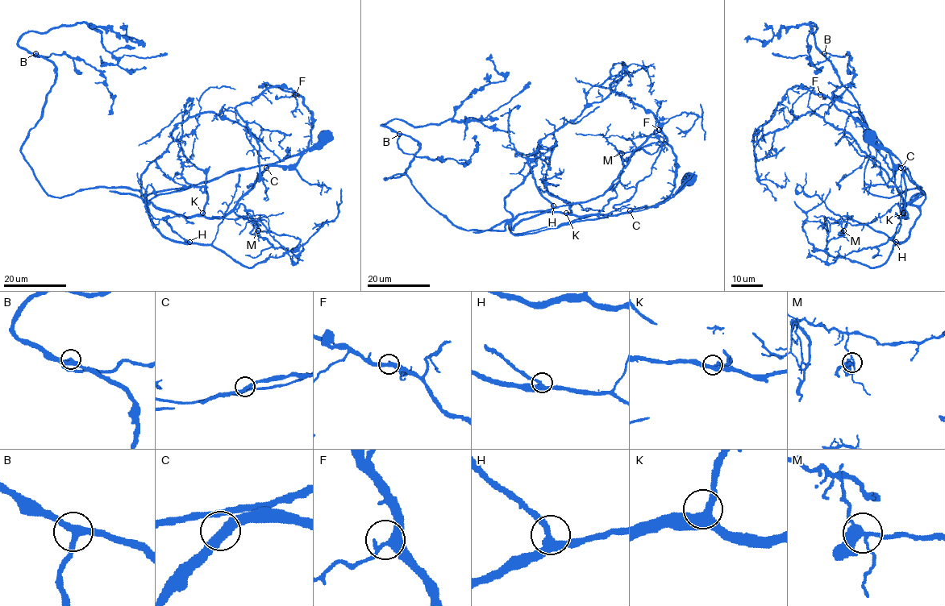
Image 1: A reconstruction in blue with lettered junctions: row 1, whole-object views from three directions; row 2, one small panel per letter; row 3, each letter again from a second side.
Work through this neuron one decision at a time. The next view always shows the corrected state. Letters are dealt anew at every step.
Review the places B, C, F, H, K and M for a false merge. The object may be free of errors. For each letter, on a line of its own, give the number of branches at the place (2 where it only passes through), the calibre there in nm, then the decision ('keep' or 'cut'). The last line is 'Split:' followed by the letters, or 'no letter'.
B: 3 branches meet; 300 nm thick; keep
C: 3 branches meet; 320 nm thick; keep
F: 3 branches meet; 320 nm thick; keep
H: 3 branches meet; 300 nm thick; keep
K: 3 branches meet; 360 nm thick; keep
M: 4 branches meet; 320 nm thick; cut
Split: M

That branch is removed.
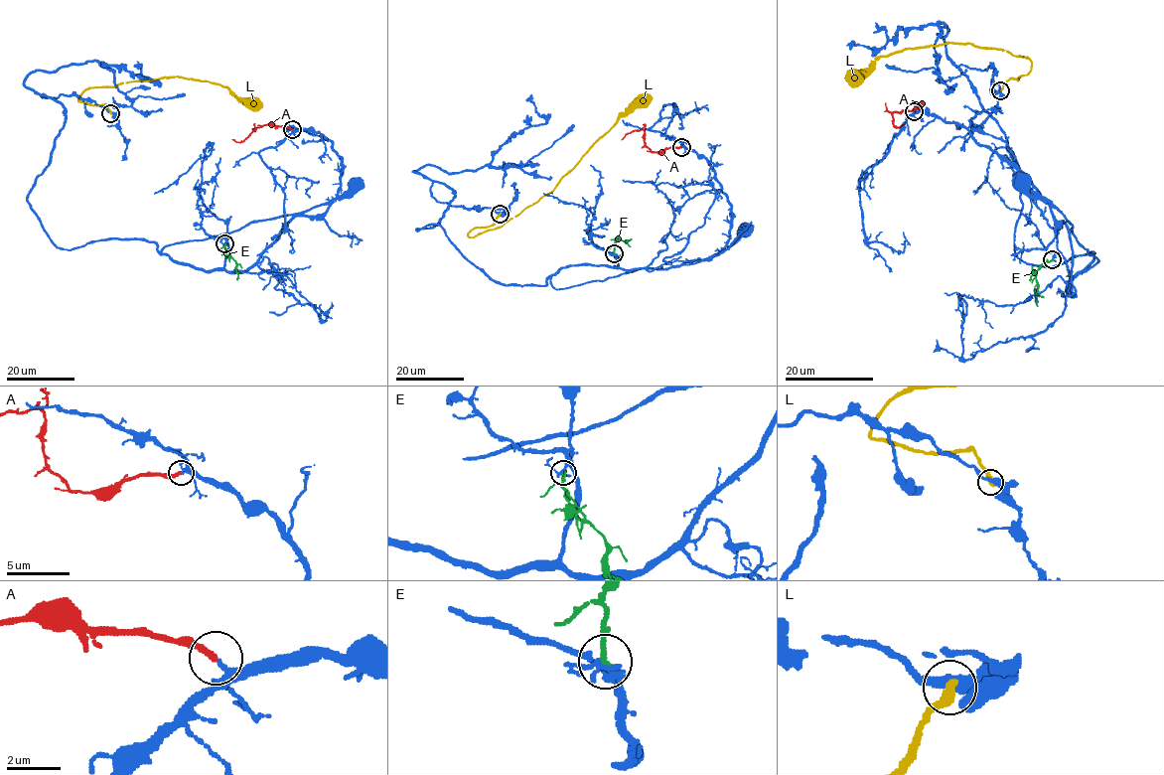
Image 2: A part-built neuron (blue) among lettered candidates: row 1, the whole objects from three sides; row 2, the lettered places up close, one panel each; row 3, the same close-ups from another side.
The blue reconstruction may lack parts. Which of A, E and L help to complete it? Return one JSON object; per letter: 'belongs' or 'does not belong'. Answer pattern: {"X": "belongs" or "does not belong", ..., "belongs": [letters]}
{"A": "belongs", "E": "does not belong", "L": "does not belong", "belongs": ["A"]}

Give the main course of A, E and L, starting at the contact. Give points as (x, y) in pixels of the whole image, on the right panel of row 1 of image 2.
A: (915, 111), (916, 106), (921, 105), (892, 113), (896, 128), (905, 123)
E: (1053, 259), (1042, 264), (1036, 272), (1037, 306)
L: (1000, 90), (1032, 65), (1005, 50), (970, 44), (894, 52), (850, 80)

